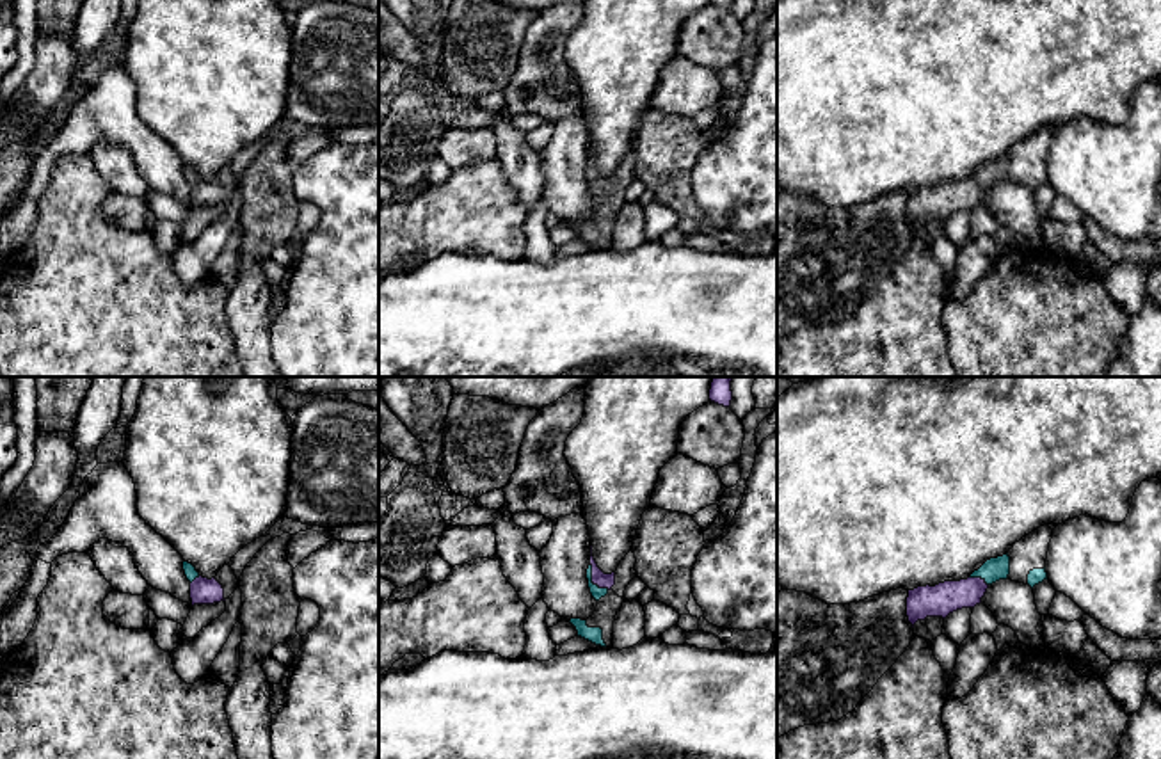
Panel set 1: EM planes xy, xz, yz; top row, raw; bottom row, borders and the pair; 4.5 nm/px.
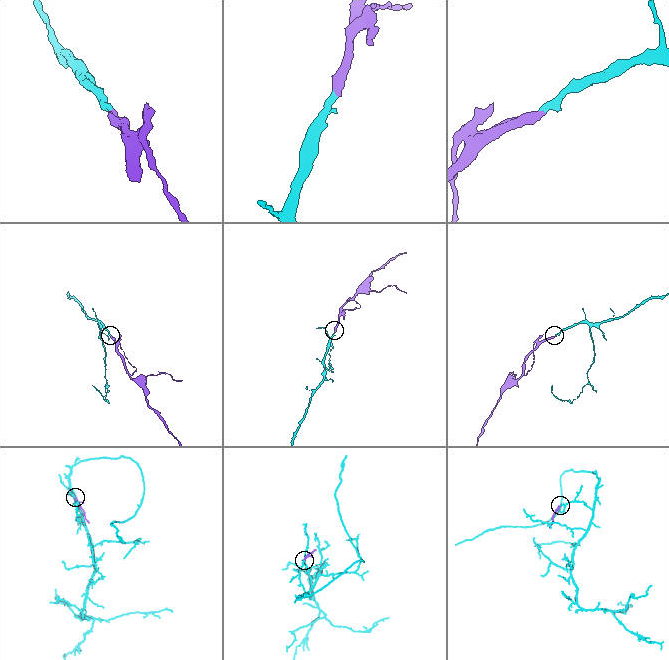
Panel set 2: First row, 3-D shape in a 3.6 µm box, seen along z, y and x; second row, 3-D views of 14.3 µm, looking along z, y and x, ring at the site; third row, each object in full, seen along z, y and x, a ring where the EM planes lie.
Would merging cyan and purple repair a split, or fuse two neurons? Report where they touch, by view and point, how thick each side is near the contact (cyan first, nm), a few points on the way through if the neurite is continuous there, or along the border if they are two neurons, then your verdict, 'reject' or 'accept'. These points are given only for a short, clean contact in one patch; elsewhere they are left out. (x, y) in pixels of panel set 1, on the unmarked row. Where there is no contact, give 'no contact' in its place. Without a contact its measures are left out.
xz (591, 183) | 50/70 nm | across xz (596, 194), (591, 183), (600, 180) | accept

